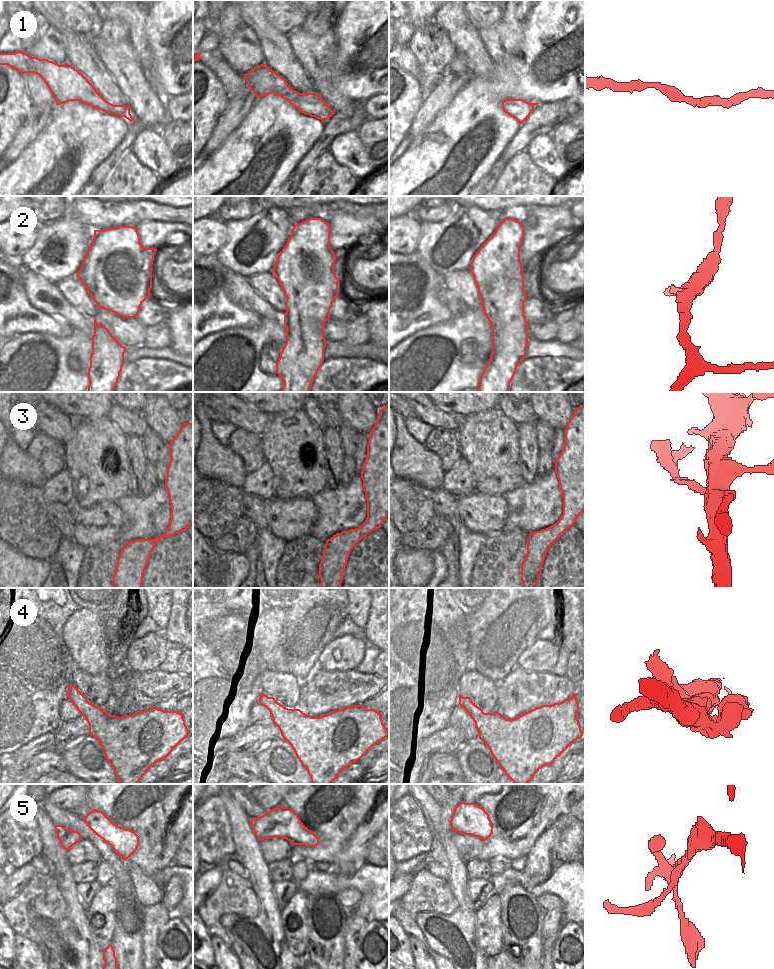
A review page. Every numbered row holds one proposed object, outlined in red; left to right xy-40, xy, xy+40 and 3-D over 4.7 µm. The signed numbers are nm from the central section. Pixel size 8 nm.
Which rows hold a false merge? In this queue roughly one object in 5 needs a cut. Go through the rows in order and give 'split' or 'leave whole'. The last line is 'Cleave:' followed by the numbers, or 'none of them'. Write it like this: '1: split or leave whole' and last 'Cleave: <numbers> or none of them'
1: leave whole
2: leave whole
3: split
4: leave whole
5: split
Cleave: 3, 5

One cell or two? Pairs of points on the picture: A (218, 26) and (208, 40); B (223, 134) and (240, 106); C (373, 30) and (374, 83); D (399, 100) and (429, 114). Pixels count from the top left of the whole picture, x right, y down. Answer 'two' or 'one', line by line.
A: two
B: one
C: one
D: two

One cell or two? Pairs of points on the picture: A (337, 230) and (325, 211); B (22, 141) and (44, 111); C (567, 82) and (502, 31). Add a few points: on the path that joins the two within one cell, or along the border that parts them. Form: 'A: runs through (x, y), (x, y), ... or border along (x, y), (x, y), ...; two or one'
A: border along (354, 214), (337, 212), (328, 222); two
B: runs through (26, 134), (39, 118); one
C: border along (522, 25), (523, 39), (520, 50), (505, 62); two

